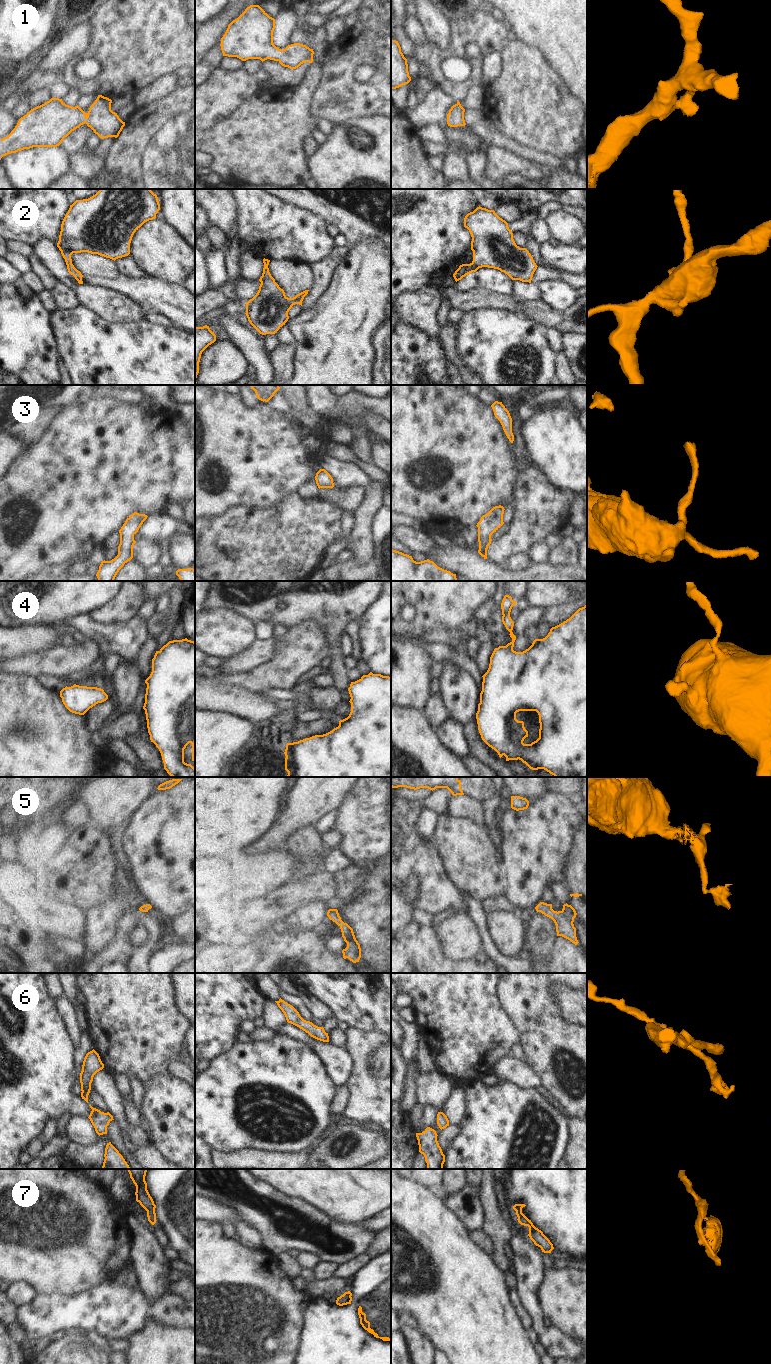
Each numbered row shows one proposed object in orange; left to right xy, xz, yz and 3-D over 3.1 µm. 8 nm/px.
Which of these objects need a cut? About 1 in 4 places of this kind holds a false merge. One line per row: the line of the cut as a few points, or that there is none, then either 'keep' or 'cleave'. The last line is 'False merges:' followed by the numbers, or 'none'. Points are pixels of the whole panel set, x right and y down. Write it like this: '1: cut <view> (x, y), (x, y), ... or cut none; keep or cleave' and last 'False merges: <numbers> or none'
1: cut none; keep
2: cut none; keep
3: cut none; keep
4: cut none; keep
5: cut none; keep
6: cut none; keep
7: cut xz (350, 1292), (350, 1300), (347, 1303); cleave
False merges: 7

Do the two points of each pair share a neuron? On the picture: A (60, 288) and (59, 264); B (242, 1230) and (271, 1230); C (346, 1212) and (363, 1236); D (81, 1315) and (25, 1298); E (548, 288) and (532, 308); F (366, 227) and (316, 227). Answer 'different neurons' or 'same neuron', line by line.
A: different neurons
B: different neurons
C: different neurons
D: different neurons
E: different neurons
F: different neurons

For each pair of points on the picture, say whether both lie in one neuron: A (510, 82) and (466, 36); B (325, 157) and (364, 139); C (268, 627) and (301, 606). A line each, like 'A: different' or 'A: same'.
A: different
B: same
C: different

